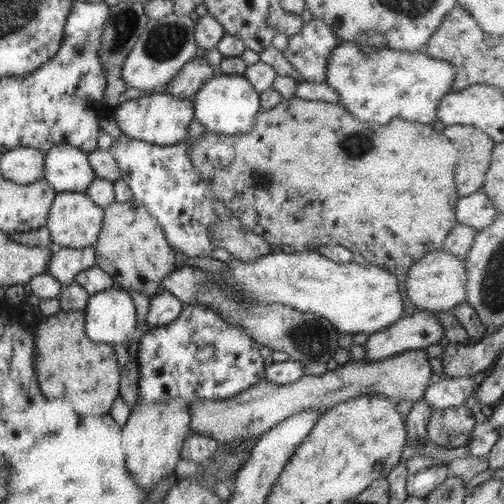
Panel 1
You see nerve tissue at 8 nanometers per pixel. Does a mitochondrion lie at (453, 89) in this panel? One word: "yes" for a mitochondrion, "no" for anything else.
no

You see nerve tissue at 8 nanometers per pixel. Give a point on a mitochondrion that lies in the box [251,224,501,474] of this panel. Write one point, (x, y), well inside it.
(310, 338)

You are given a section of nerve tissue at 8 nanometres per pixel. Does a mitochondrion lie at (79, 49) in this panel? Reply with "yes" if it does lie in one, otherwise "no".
yes

